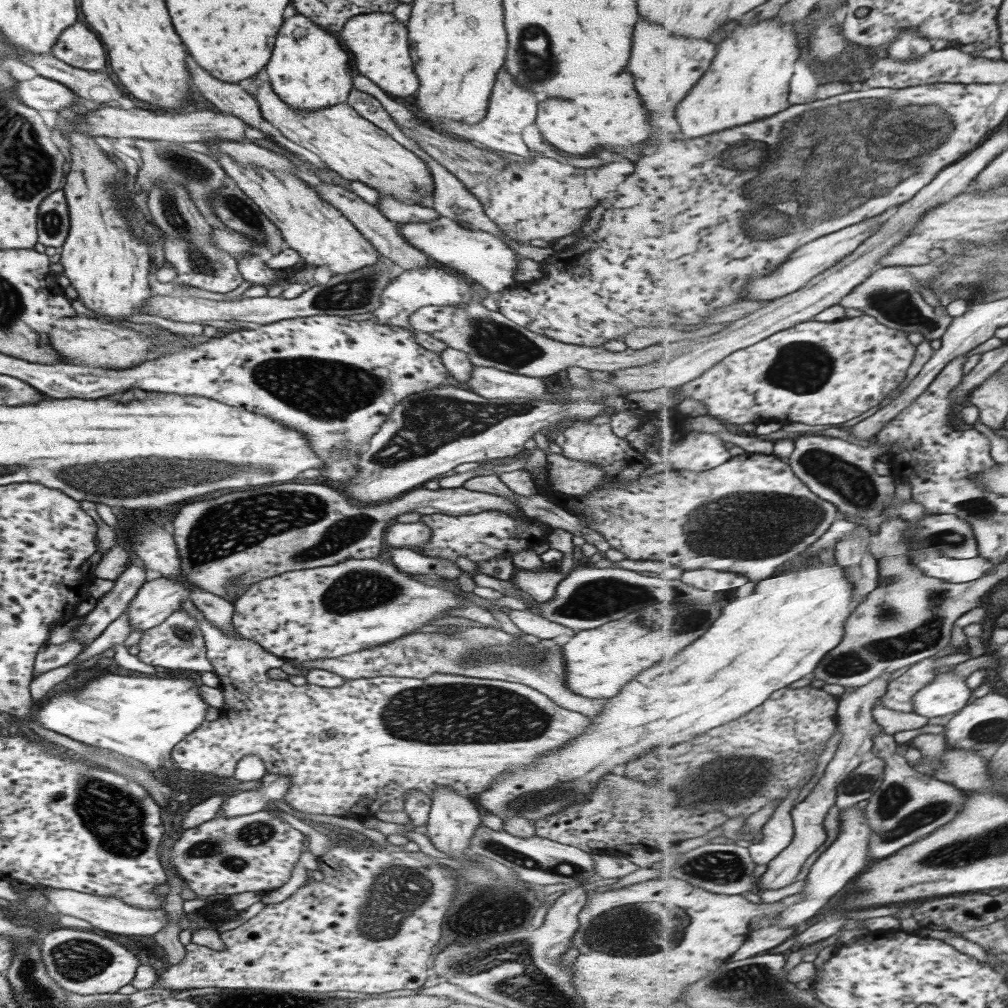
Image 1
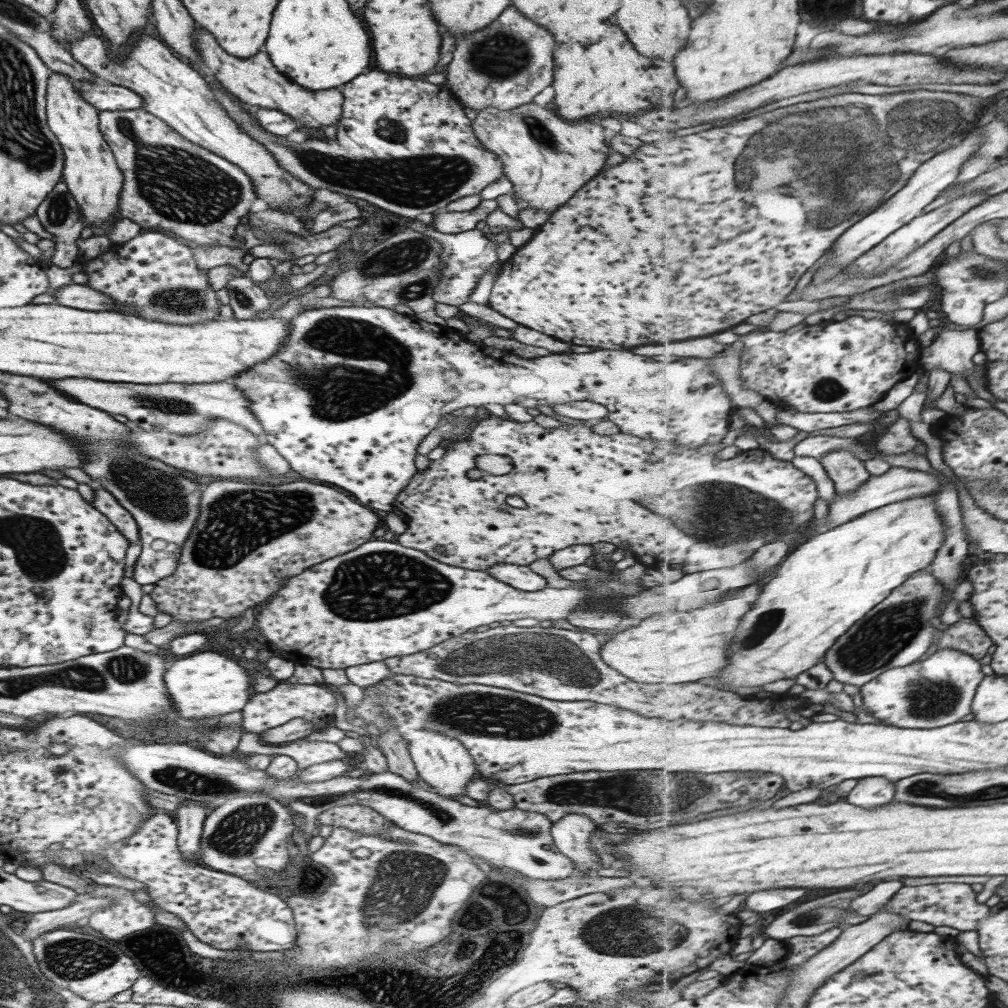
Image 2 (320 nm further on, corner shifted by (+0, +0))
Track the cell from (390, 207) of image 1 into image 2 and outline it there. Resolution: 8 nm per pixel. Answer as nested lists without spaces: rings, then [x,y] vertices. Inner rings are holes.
[[[495,199],[482,200],[475,208],[467,212],[447,212],[440,209],[435,212],[433,222],[429,226],[443,235],[453,235],[467,230],[474,230],[478,222],[485,221],[487,215],[497,208]]]

